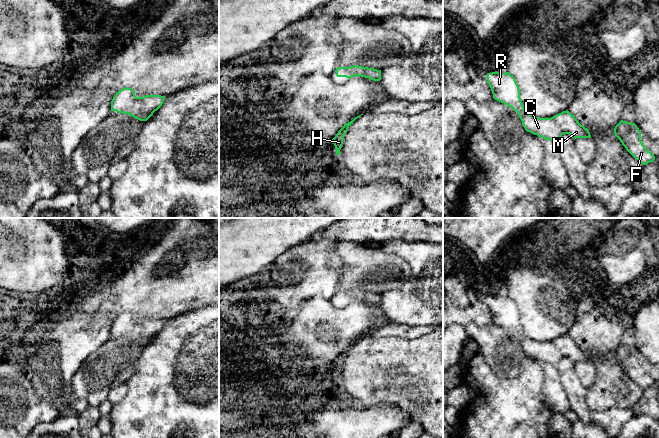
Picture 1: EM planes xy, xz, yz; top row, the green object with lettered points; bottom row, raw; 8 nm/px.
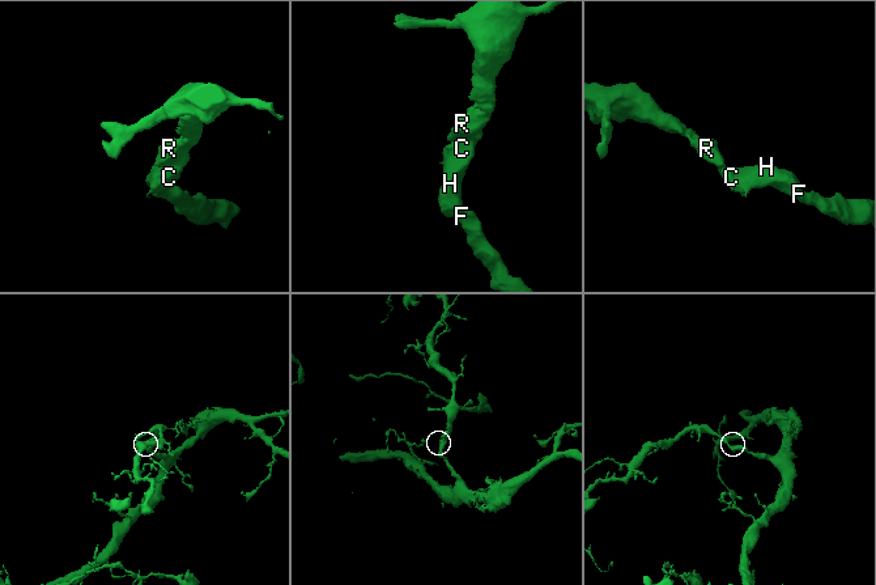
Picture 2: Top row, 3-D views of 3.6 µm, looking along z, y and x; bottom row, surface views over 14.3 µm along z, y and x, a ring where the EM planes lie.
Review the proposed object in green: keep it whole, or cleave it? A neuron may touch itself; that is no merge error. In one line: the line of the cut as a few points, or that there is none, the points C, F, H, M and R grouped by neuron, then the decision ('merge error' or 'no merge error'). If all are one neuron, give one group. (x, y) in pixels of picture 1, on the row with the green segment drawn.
no cut | C F H M R | no merge error

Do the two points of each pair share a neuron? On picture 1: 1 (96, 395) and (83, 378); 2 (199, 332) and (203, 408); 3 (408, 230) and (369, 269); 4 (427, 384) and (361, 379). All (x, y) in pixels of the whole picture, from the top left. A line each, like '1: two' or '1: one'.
1: one
2: one
3: two
4: one

